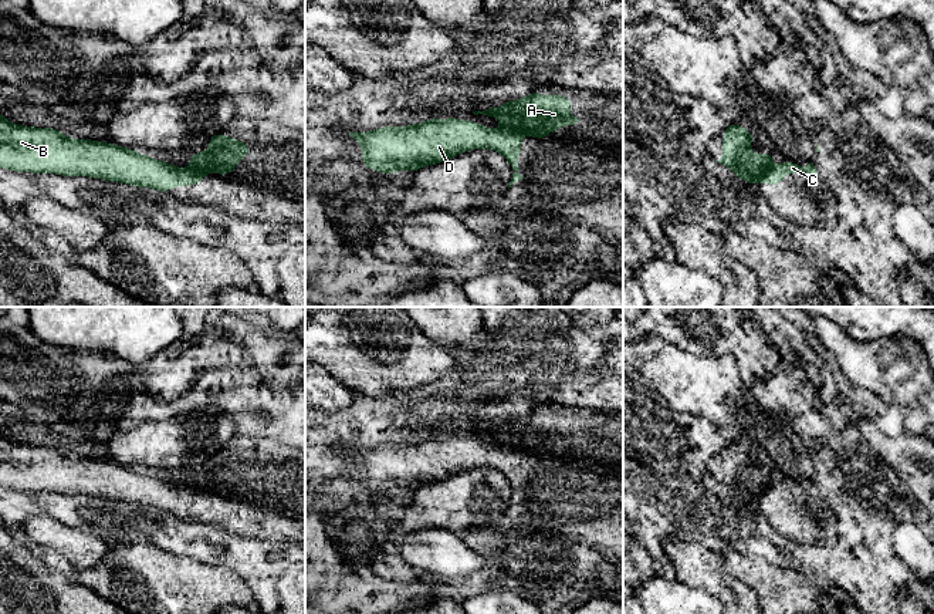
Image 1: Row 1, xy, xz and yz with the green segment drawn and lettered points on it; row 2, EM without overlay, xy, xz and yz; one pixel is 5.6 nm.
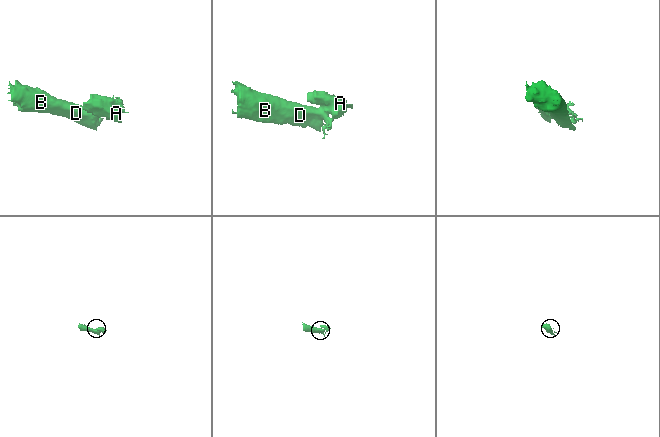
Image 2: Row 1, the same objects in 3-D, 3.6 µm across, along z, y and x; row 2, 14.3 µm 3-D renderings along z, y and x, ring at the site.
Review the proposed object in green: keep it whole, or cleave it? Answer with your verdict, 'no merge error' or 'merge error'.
merge error

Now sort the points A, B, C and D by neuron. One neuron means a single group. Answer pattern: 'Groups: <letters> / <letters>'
Groups: A / B C D

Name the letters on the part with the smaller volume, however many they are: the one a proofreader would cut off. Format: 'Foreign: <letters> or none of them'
Foreign: A

